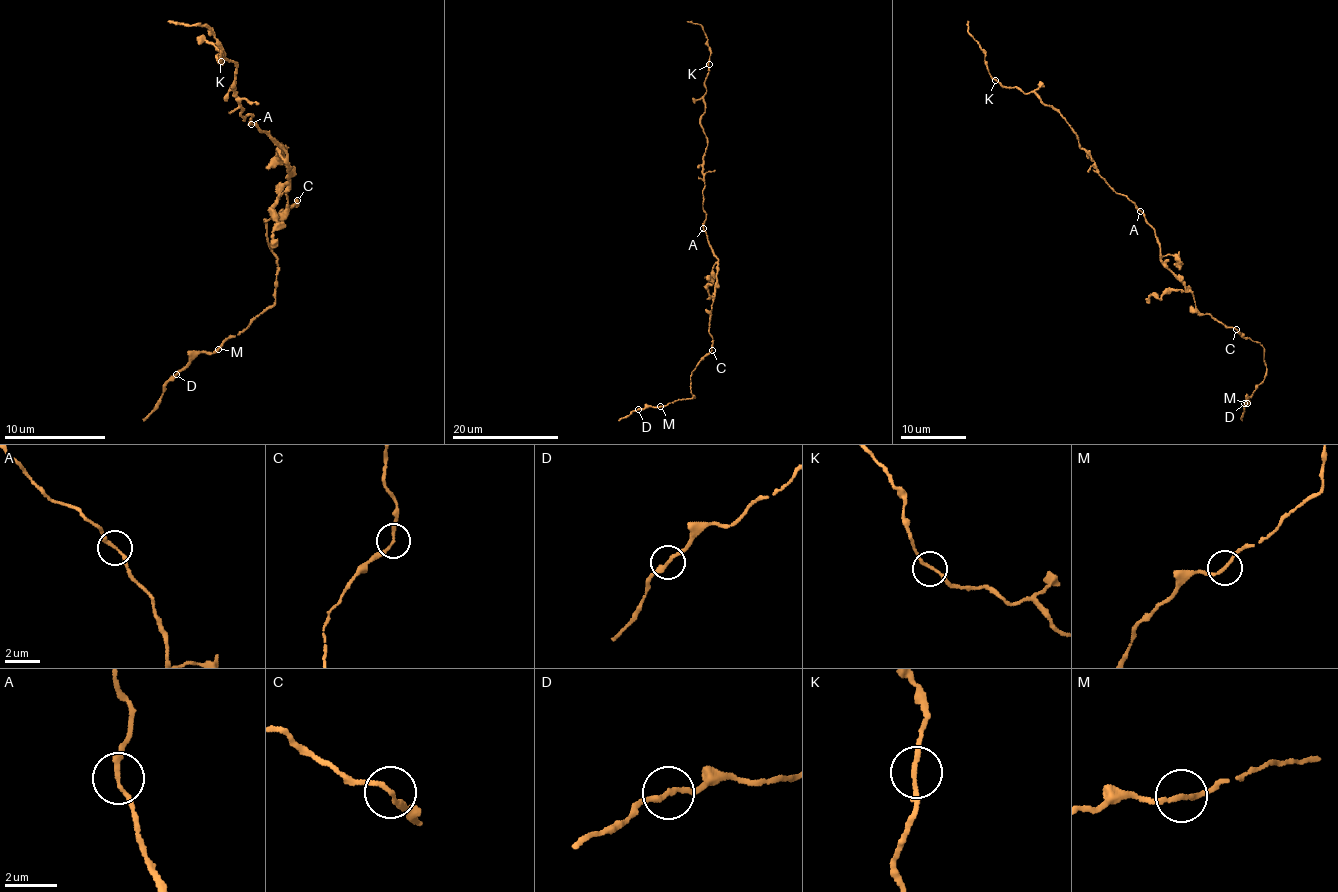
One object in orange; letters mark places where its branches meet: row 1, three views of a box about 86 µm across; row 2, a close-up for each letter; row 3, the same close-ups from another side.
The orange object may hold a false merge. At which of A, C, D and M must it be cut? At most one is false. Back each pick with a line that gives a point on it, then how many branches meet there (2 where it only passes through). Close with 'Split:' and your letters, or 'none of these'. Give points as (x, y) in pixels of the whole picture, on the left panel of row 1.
Split: none of these

